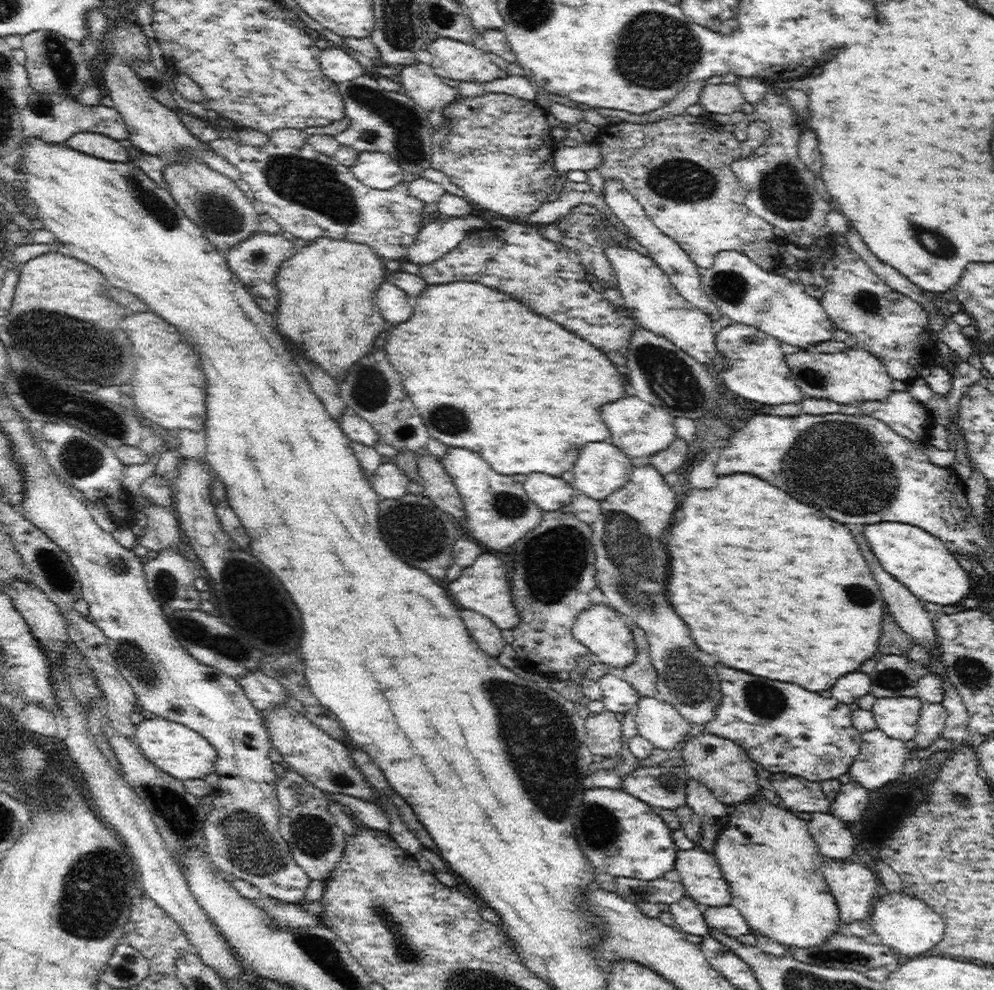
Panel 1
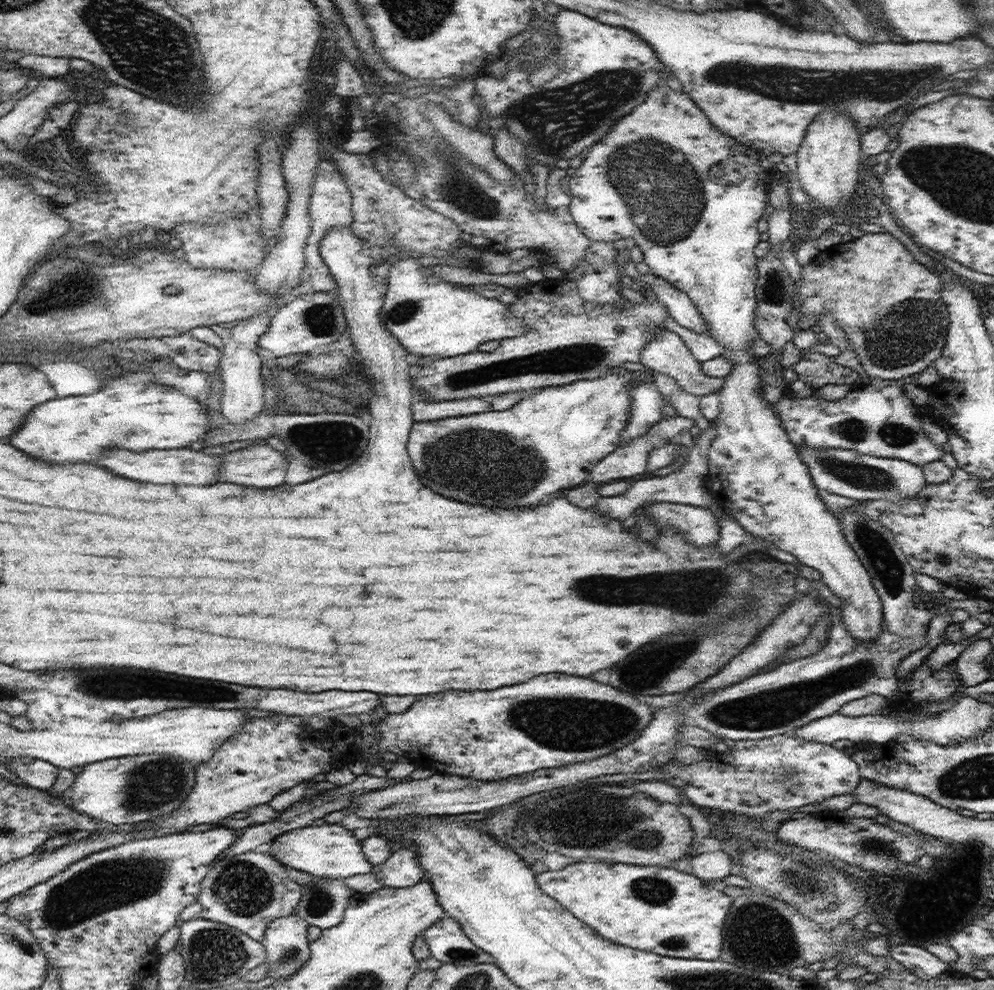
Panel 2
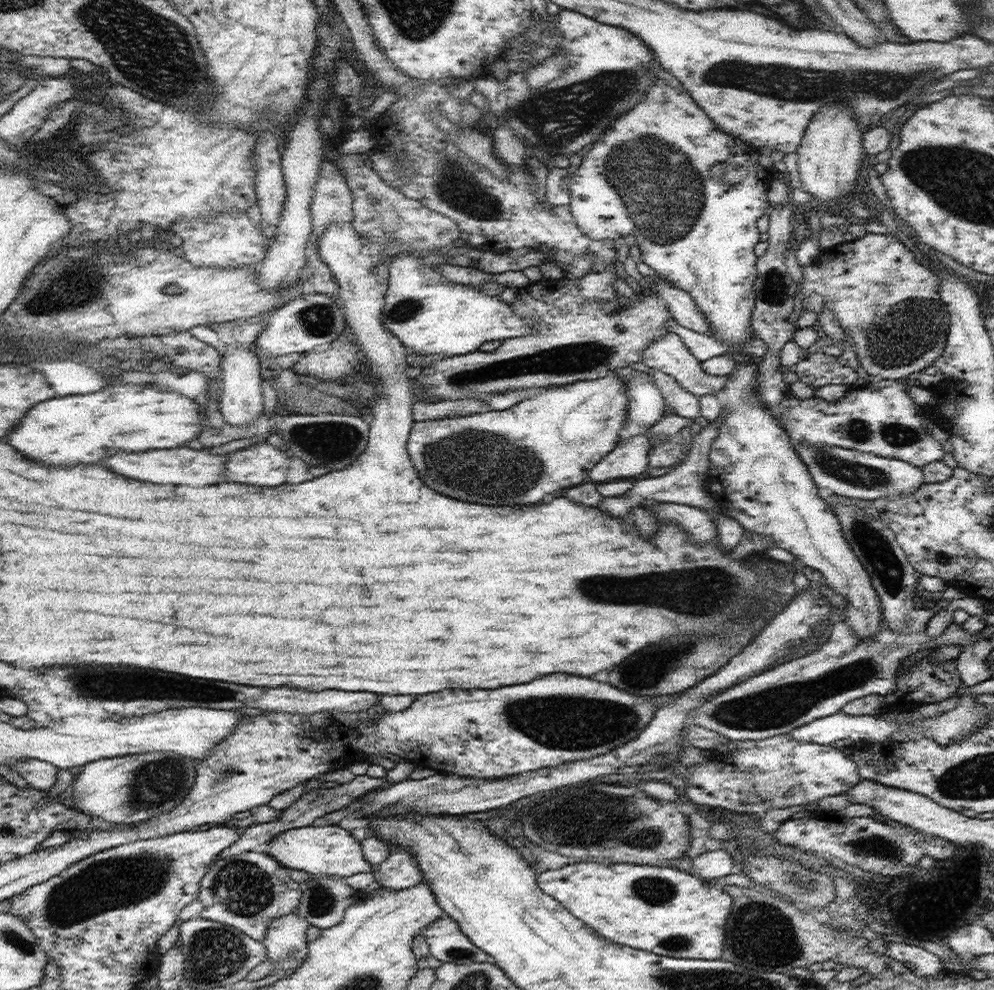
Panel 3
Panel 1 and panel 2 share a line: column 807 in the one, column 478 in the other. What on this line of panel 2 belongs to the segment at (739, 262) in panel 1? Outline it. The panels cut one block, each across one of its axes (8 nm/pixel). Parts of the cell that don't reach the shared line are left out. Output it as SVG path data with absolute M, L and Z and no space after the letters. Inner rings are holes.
M414 257L391 263L384 302L380 321L408 352L419 357L458 357L476 351L484 342L528 332L528 325L516 319L510 306L498 298L487 298L469 286L447 282Z

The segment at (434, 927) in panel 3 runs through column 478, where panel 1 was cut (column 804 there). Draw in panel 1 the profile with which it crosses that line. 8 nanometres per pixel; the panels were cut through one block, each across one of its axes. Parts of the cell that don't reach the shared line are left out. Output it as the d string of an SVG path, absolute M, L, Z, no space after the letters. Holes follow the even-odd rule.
M839 932L832 934L832 937L821 946L802 949L794 946L788 948L791 957L800 962L805 962L805 964L850 969L860 974L880 966L886 967L890 972L896 971L898 970L898 956L900 956L884 944L871 944L865 942L862 937L846 936Z

